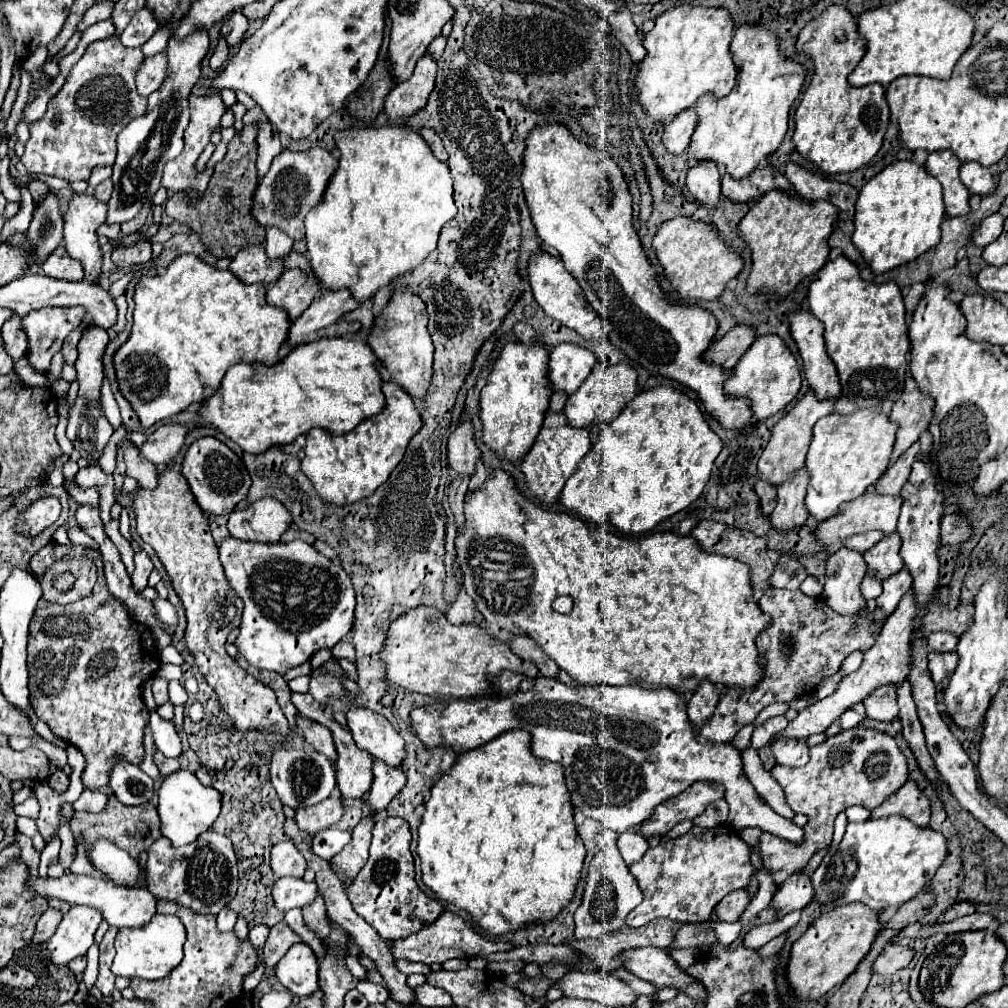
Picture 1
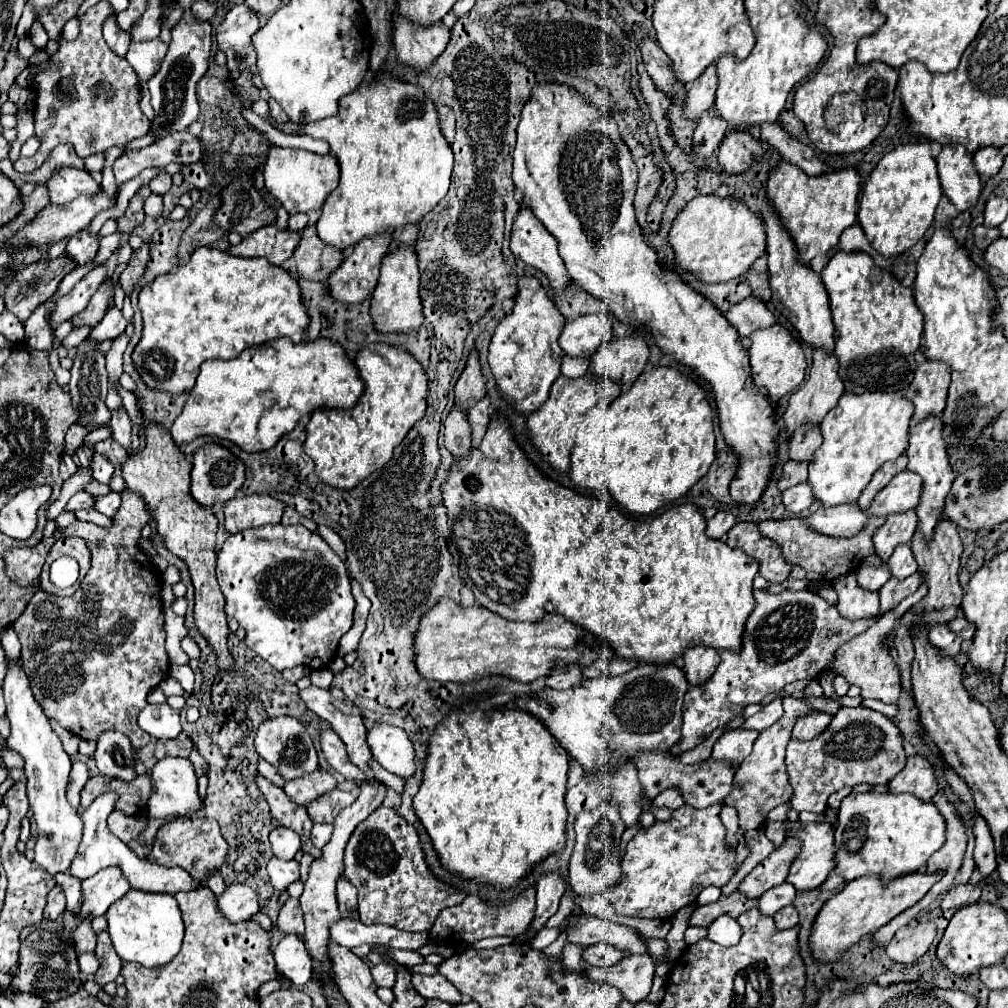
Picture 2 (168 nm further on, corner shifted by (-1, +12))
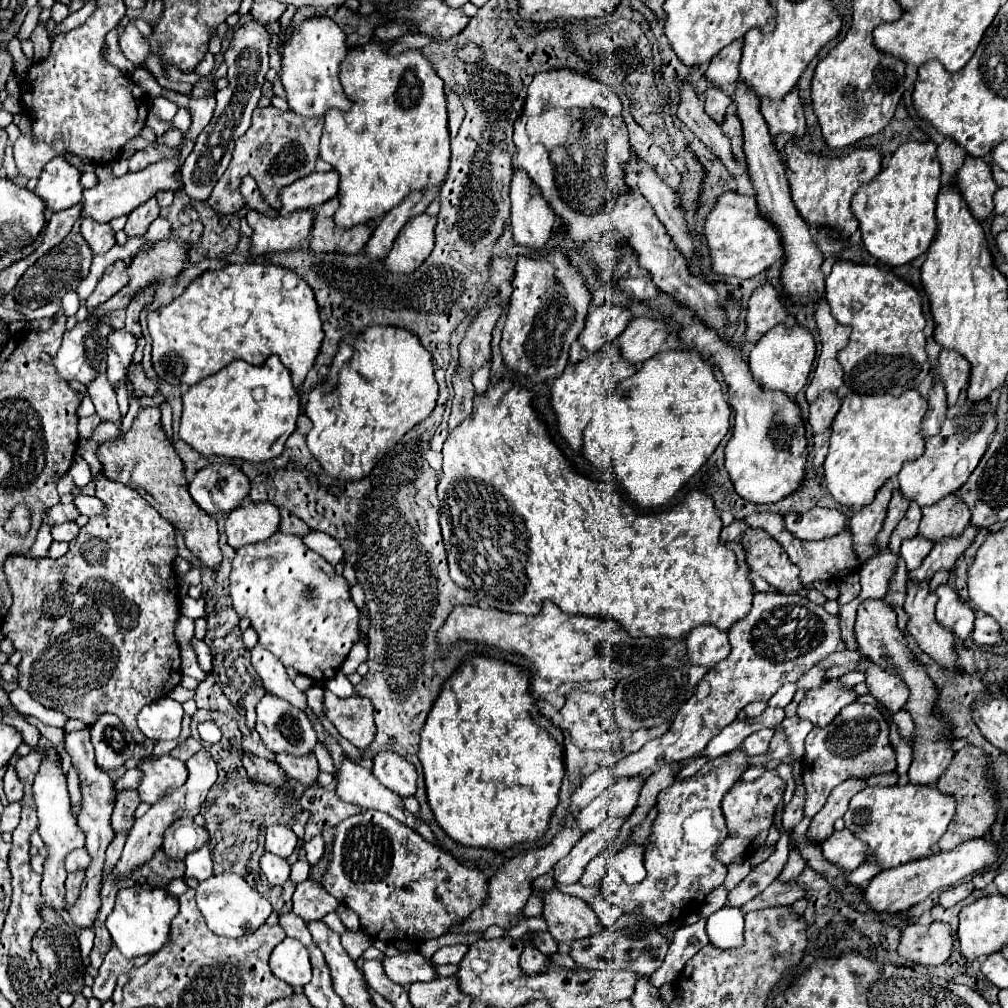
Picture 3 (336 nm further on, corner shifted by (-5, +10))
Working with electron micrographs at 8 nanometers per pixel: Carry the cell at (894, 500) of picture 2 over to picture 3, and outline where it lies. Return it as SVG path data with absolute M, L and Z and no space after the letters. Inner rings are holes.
M961 397L955 403L955 407L949 407L939 435L933 435L933 439L925 441L925 453L919 459L913 459L911 463L903 465L899 473L901 493L907 499L917 501L921 507L925 507L957 491L969 479L971 471L975 471L975 467L987 451L993 433L997 431L995 413L997 403L991 403L989 399L971 403L967 397Z

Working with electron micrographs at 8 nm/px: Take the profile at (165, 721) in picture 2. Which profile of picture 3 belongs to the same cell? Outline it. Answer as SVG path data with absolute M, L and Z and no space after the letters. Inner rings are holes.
M161 697L155 703L149 703L139 713L139 729L145 737L153 741L177 739L181 733L183 707L171 697Z

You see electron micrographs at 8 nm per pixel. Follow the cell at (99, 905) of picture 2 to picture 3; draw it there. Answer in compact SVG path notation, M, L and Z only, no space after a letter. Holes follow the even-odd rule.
M201 749L199 753L195 753L191 759L185 761L185 767L189 771L187 783L183 783L183 787L177 787L175 791L167 791L167 795L163 795L163 799L159 799L159 803L153 803L151 809L139 817L133 825L133 829L127 835L127 843L123 847L123 855L115 865L115 873L119 877L129 877L133 873L135 867L143 865L145 861L149 861L153 857L153 853L161 847L163 843L163 831L181 817L195 817L203 805L203 799L207 795L207 791L211 789L211 785L217 781L217 767L209 755L209 751Z

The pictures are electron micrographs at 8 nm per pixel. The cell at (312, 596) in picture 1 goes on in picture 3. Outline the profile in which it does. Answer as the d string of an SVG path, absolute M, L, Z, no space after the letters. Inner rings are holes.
M277 531L269 541L237 549L229 593L239 617L247 617L251 621L251 627L259 635L259 643L269 649L285 667L293 667L313 681L329 681L339 671L351 647L359 641L359 611L351 601L349 583L297 535L285 535Z

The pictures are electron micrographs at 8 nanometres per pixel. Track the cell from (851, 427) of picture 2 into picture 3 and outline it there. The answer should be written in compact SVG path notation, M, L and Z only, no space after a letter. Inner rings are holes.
M915 389L903 393L901 397L895 395L857 395L849 393L843 399L843 405L839 413L833 419L833 431L829 441L829 453L825 457L825 483L829 493L839 501L841 505L847 505L851 509L861 509L867 503L875 499L875 493L887 479L893 479L899 475L901 467L909 459L917 459L925 451L925 439L919 435L919 423L927 411L927 399L921 397Z

